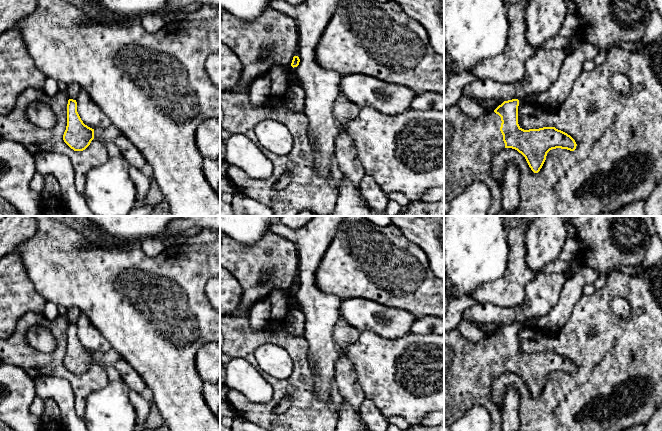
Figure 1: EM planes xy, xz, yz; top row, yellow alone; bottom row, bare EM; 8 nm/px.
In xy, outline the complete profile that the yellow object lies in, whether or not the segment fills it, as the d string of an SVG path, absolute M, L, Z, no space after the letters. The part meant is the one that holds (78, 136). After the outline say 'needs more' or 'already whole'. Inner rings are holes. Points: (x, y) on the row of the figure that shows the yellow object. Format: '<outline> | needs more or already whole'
M69 99L67 104L67 126L63 135L64 142L74 151L83 151L95 138L104 145L114 141L120 131L111 124L106 128L92 129L85 125L77 112L76 100Z | needs more

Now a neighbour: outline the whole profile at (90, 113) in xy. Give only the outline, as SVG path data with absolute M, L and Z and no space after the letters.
M80 90L77 98L77 112L85 125L92 129L106 128L111 125L109 117L92 100L85 90Z

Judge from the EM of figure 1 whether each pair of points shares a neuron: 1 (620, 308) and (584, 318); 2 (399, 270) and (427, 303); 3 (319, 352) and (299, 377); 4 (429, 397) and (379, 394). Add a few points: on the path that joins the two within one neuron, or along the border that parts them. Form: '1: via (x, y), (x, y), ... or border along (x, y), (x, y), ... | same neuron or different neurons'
1: border along (608, 303), (617, 315), (631, 315) | different neurons
2: via (404, 278), (421, 295) | same neuron
3: border along (306, 341), (308, 345), (308, 362), (315, 387) | different neurons
4: via (417, 398), (409, 394), (391, 394) | same neuron

